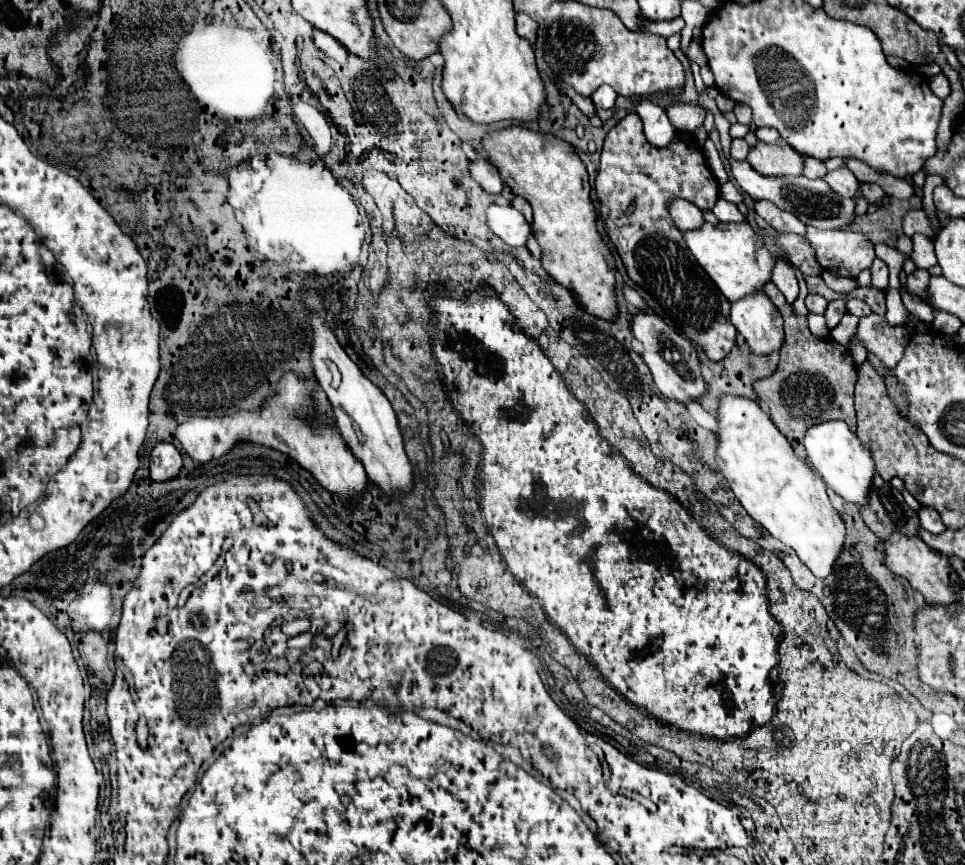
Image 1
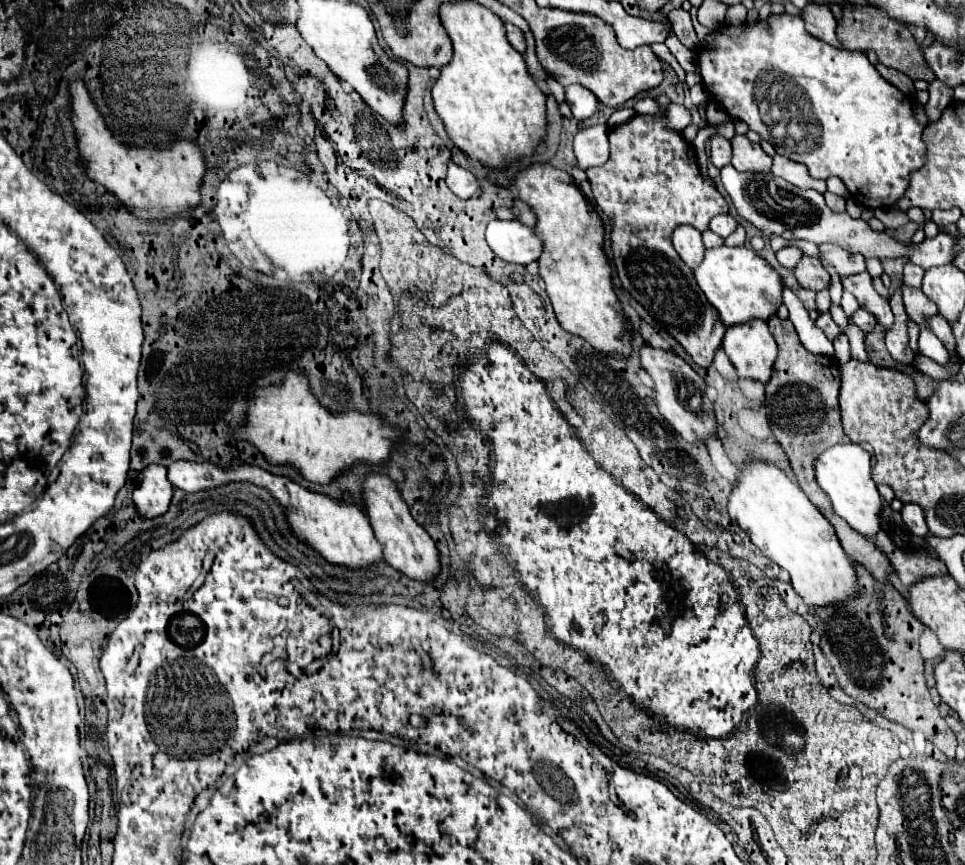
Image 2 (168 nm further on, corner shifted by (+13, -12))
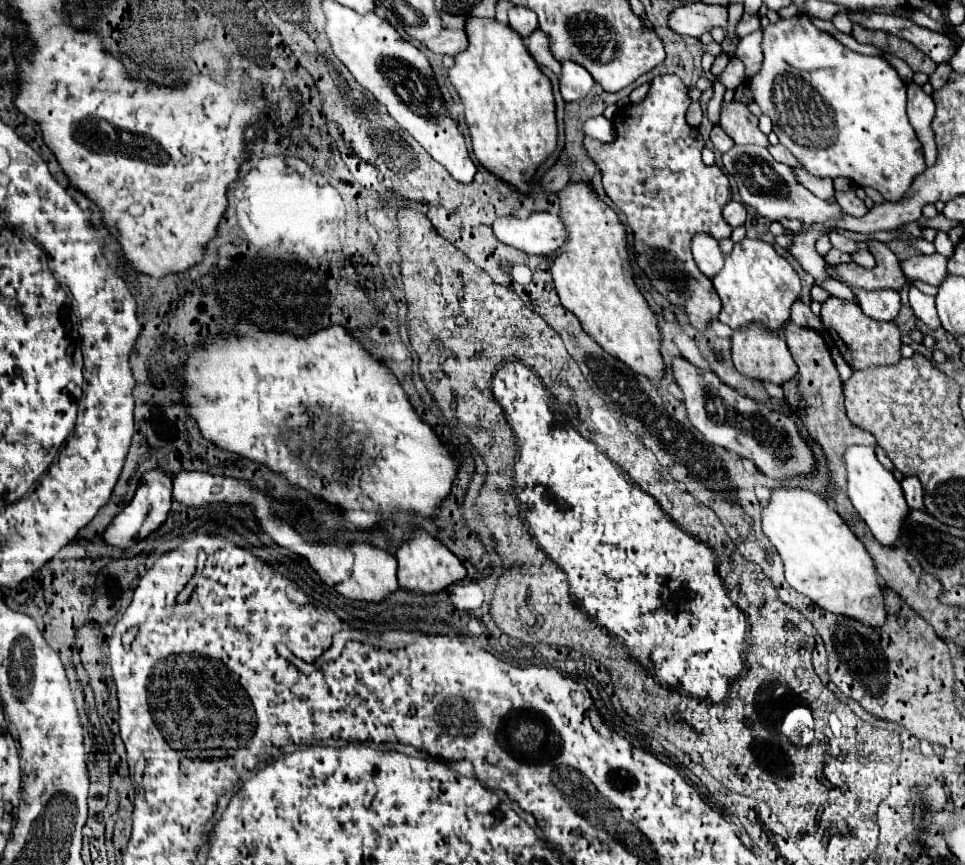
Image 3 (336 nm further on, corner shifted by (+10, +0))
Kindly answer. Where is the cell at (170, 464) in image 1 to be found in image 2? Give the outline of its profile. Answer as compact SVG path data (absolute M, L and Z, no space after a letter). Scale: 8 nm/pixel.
M146 465L138 475L134 489L134 507L142 519L154 519L168 511L172 499L172 485L166 477L166 467Z

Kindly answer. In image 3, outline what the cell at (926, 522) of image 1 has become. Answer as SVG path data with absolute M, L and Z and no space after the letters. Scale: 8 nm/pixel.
M905 477L901 481L901 487L903 487L903 495L905 495L905 501L907 501L909 509L923 511L925 509L925 505L923 505L923 489L921 489L921 483L917 481L917 477Z

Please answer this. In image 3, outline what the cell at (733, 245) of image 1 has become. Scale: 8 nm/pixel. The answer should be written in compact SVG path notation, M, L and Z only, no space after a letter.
M743 239L735 243L733 251L725 255L723 269L713 277L715 291L721 297L723 309L719 321L731 329L741 329L751 321L761 321L773 331L781 331L789 321L789 307L799 299L801 281L793 267L769 243Z

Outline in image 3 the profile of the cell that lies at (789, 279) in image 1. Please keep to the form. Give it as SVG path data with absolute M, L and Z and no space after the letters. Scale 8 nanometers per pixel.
M799 299L791 305L791 321L797 323L797 325L801 325L801 327L813 327L815 331L823 331L821 319L817 315L813 315L811 309L809 309L809 305L805 305Z

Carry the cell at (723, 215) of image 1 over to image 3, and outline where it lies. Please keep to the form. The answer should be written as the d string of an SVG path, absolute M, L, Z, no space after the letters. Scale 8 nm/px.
M729 201L725 207L723 207L723 219L731 225L731 227L739 227L745 223L745 207L737 201Z

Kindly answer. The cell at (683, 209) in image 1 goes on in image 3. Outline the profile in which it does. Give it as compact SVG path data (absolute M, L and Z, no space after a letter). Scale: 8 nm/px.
M695 233L691 241L691 251L693 251L697 267L707 277L713 277L723 267L723 253L711 235Z

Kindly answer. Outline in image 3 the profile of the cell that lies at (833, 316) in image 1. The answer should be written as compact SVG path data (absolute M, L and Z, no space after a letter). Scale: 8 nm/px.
M829 297L821 309L821 321L833 341L837 343L841 355L853 369L865 369L871 365L891 365L901 359L901 333L895 323L883 323L867 317L859 305Z

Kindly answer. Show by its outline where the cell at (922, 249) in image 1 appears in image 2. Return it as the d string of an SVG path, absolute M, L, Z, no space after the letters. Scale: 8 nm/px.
M896 289L896 293L892 295L890 307L892 307L892 313L894 313L894 325L886 333L886 347L888 347L890 355L898 363L910 365L914 361L914 353L912 353L910 345L908 345L908 331L906 331L906 327L908 327L908 315L906 315L904 305L902 305L900 289Z

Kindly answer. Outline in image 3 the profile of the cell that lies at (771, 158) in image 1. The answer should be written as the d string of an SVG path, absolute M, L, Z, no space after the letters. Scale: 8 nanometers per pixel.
M739 101L721 105L721 129L737 143L737 145L761 145L769 147L767 135L757 127L757 117L749 113L747 105Z

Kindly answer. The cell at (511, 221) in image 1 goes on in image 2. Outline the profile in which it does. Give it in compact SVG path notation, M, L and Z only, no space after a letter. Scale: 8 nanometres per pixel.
M516 219L490 221L486 227L486 243L500 259L518 265L538 261L544 249L544 241L534 233L534 229Z

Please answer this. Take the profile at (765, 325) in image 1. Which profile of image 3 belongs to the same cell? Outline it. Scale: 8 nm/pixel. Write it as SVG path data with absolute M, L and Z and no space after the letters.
M749 323L743 329L733 331L731 343L733 343L733 363L747 377L767 379L775 385L781 385L783 381L789 381L797 373L797 365L787 349L783 335L779 337L777 331L771 331L761 323Z

